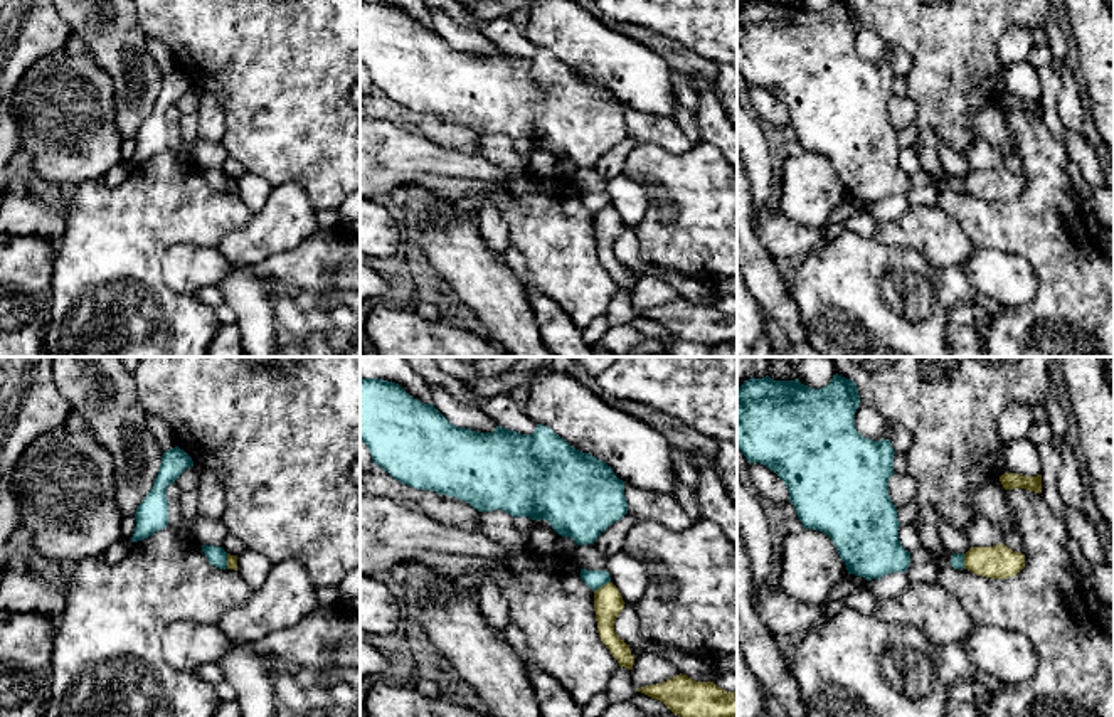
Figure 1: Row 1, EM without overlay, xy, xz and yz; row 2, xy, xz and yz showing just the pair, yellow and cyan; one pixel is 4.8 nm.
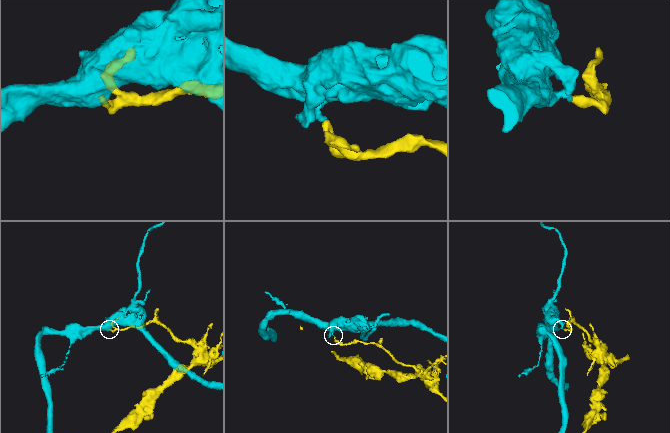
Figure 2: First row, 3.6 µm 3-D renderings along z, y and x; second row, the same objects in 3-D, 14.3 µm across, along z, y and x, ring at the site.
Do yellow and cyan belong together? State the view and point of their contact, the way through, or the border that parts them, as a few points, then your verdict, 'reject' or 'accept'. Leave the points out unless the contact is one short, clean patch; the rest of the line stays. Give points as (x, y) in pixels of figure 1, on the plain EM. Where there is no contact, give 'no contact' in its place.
meets yellow in xz at (603, 209); border along xz (610, 204), (594, 214); reject

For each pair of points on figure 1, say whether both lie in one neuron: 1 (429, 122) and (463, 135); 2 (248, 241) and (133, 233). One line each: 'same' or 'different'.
1: same
2: different

